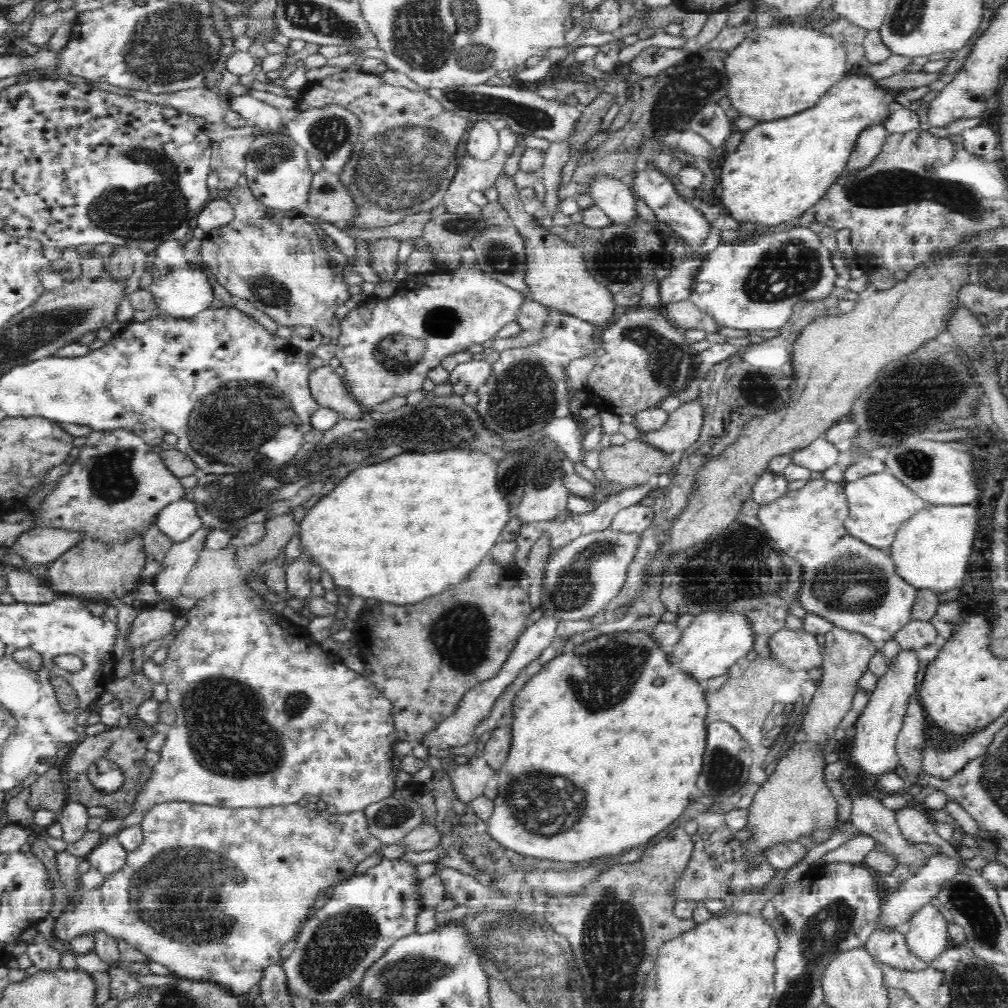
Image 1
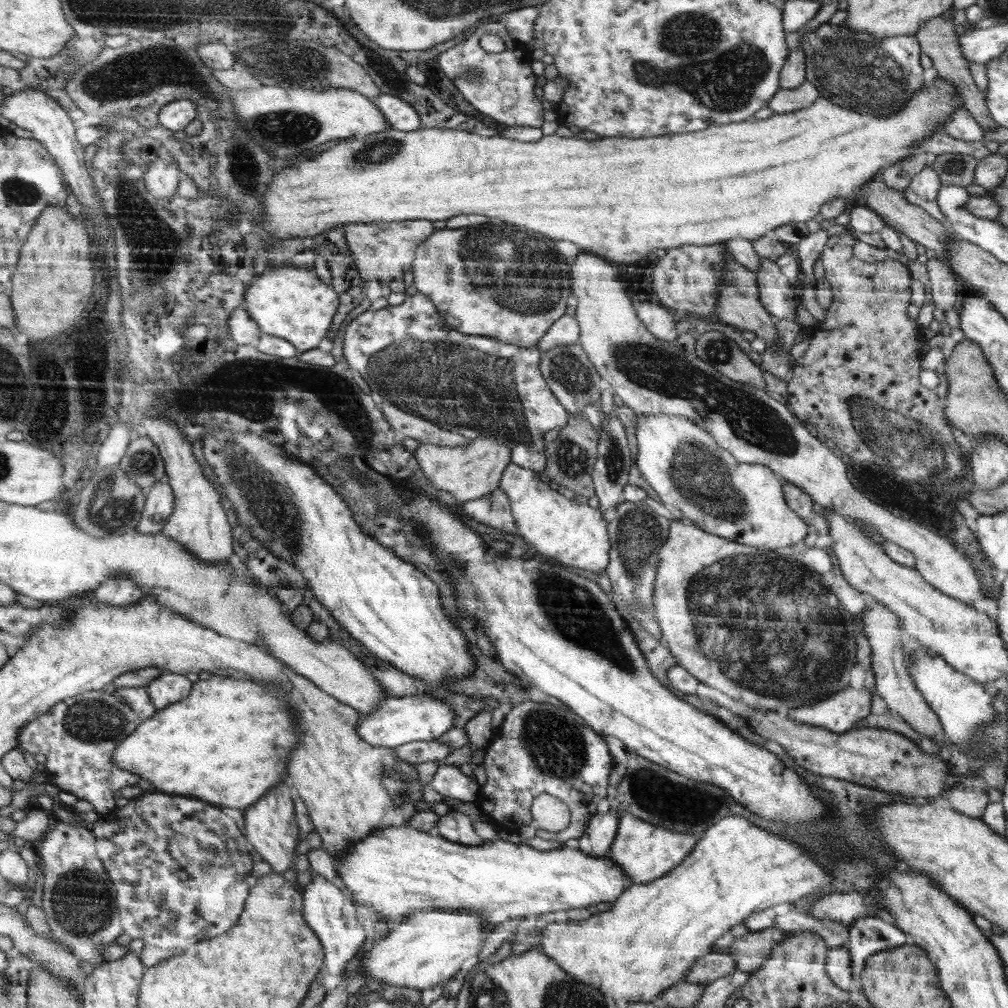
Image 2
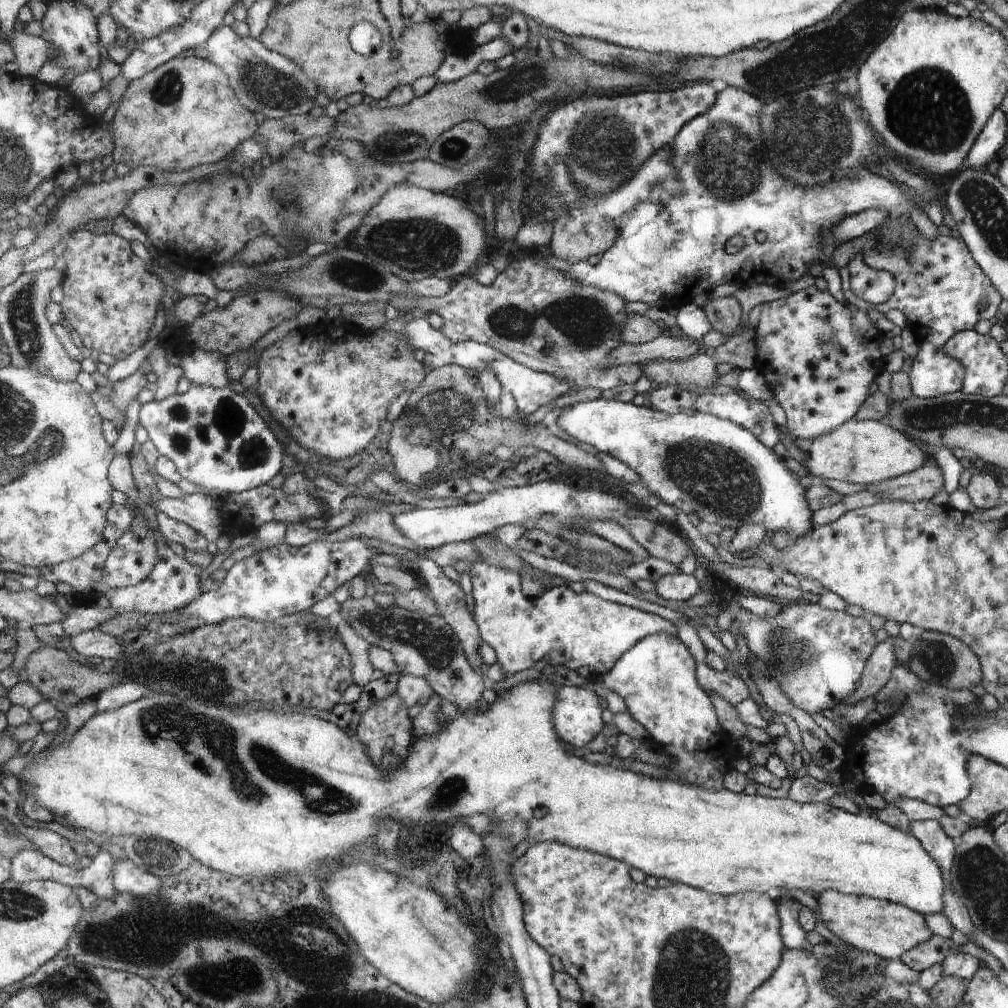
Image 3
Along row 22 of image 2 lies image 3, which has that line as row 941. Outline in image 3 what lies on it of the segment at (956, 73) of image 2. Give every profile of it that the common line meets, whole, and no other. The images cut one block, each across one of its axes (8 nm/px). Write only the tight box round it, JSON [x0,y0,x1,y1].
[900,935,953,972]

